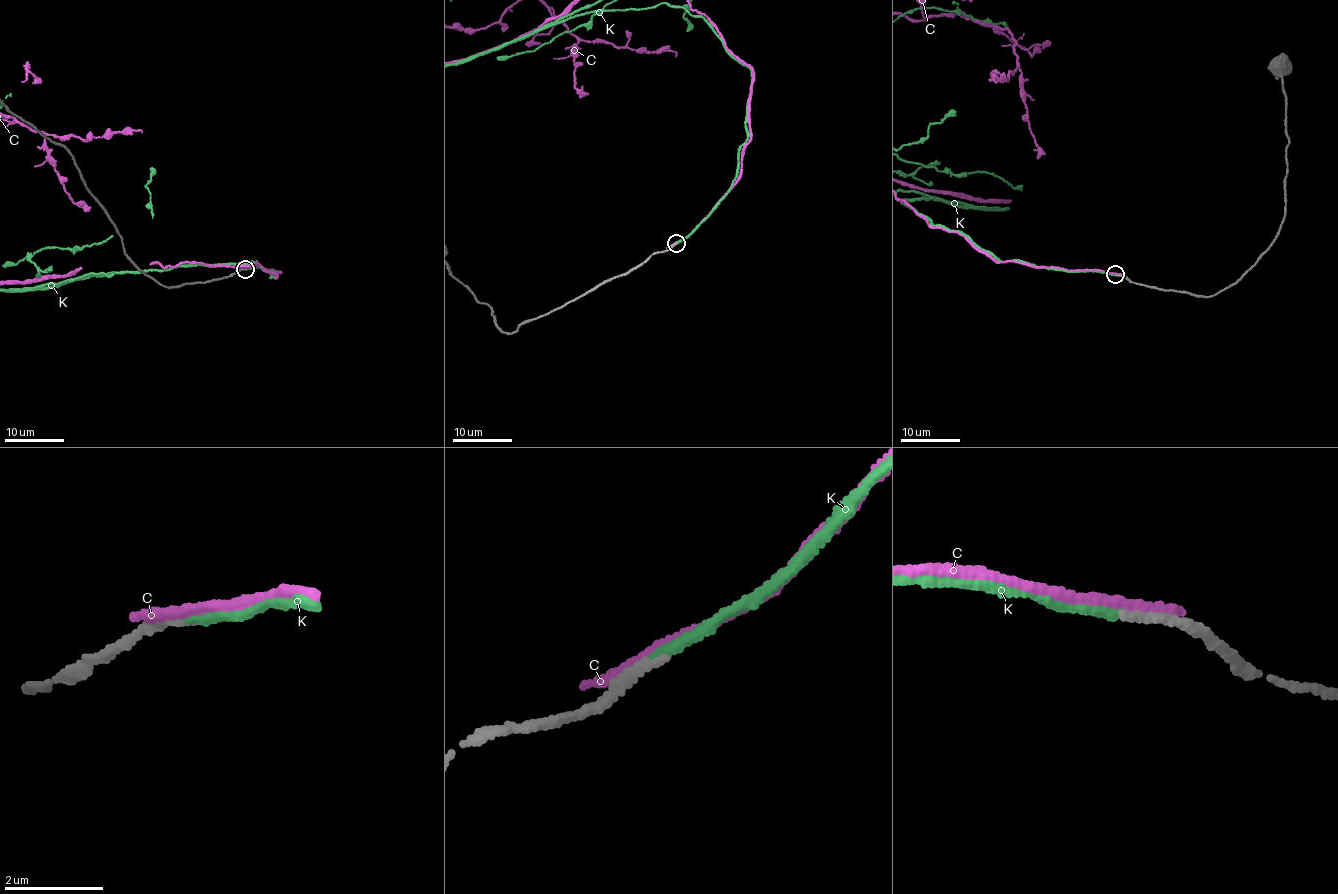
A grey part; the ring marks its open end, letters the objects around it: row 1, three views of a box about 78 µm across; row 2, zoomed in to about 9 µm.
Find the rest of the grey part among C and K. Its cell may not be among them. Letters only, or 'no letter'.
K

